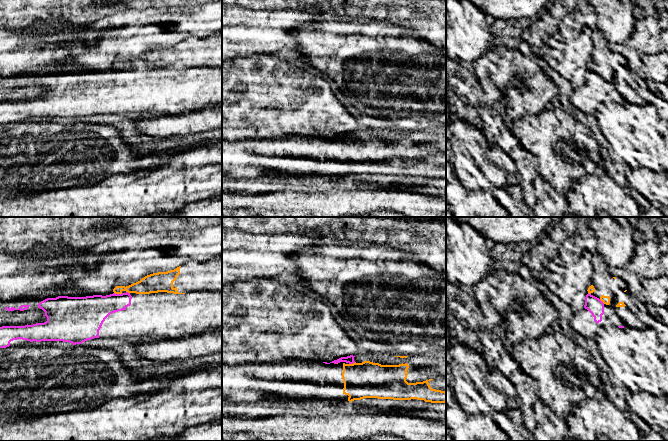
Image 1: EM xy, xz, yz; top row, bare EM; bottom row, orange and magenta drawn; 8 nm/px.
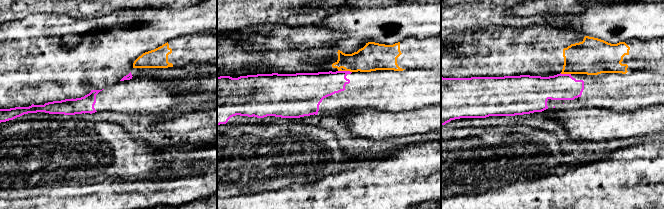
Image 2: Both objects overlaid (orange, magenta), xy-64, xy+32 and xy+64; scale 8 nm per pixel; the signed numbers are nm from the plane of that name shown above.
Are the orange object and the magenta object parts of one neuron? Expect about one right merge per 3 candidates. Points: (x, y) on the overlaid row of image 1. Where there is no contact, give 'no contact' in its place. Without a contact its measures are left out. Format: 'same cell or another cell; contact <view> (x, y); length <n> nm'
another cell; contact xy (118, 293); length 70 nm

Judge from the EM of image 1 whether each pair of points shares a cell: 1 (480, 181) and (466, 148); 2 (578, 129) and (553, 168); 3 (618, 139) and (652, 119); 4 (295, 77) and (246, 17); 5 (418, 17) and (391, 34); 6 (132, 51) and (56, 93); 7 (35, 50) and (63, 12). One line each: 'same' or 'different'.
1: same
2: same
3: same
4: different
5: different
6: different
7: different

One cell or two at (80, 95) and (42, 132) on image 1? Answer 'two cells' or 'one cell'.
two cells

